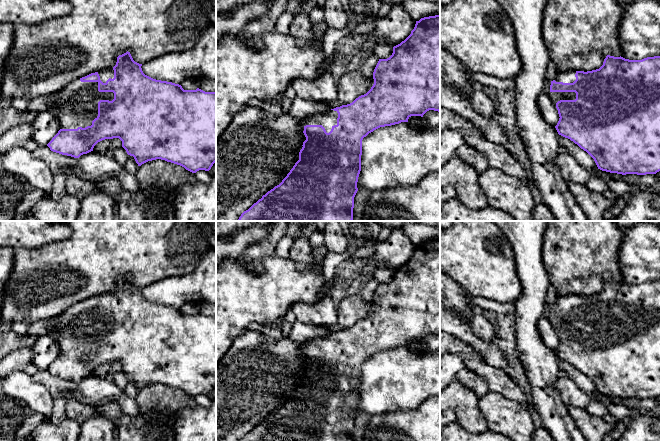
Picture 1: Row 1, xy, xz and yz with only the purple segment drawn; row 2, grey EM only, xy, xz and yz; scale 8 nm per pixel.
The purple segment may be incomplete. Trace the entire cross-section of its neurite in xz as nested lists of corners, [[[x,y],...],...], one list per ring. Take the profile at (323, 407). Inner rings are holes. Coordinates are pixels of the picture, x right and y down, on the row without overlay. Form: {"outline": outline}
{"outline": [[[440,239],[416,245],[411,258],[393,271],[392,279],[379,283],[373,303],[371,313],[352,327],[302,343],[300,352],[306,364],[299,376],[299,384],[279,409],[263,419],[240,441],[353,441],[363,362],[380,351],[408,346],[411,340],[423,341],[429,334],[440,336]]]}

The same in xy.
{"outline": [[[127,275],[117,281],[116,289],[112,293],[91,297],[85,301],[76,303],[64,310],[60,315],[53,317],[48,323],[48,334],[57,342],[60,354],[47,370],[53,376],[79,382],[81,379],[93,375],[94,370],[98,366],[105,363],[119,362],[122,365],[122,371],[128,379],[134,381],[138,390],[148,385],[161,383],[180,389],[192,397],[196,397],[199,394],[209,395],[216,386],[216,316],[205,316],[199,312],[196,314],[184,314],[179,308],[156,304],[145,299],[141,290],[142,288],[135,286],[130,276]]]}

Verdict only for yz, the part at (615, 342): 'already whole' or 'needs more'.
needs more

